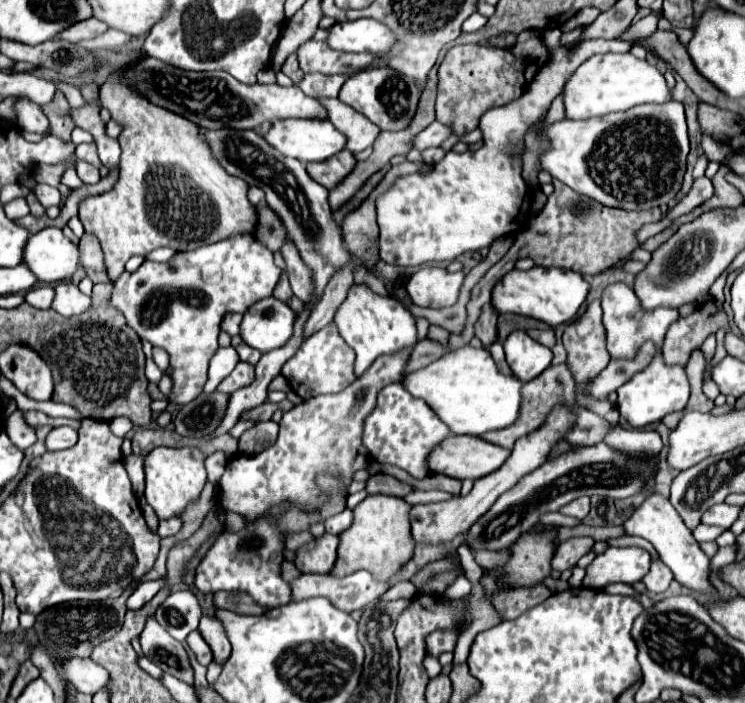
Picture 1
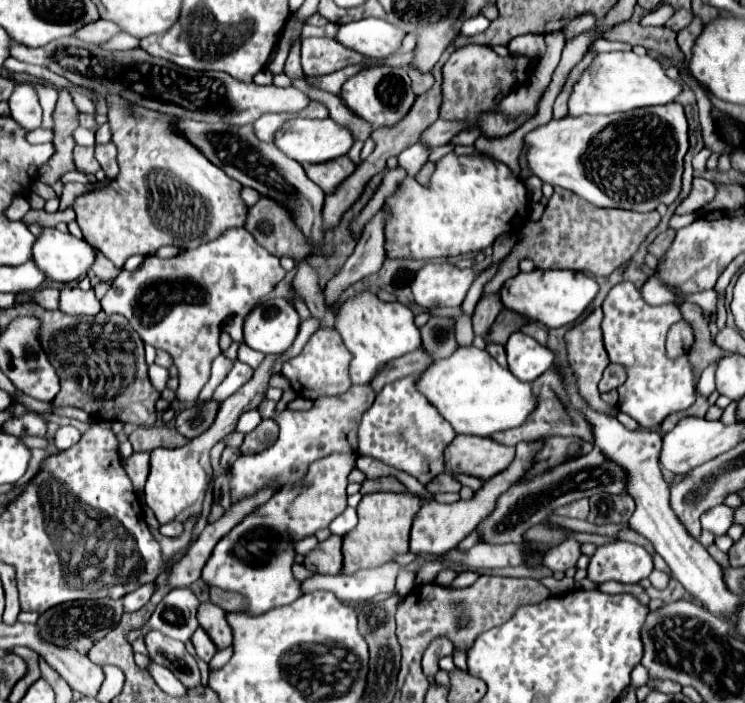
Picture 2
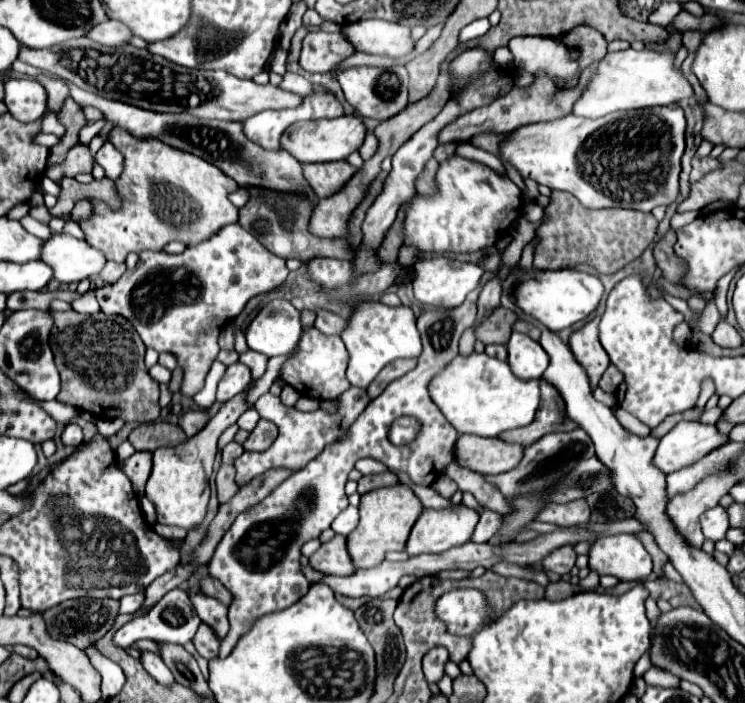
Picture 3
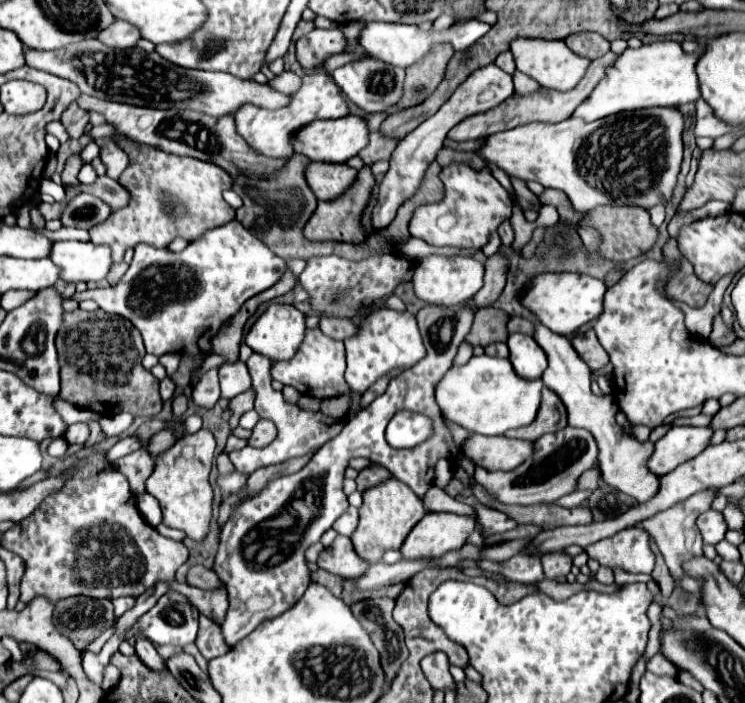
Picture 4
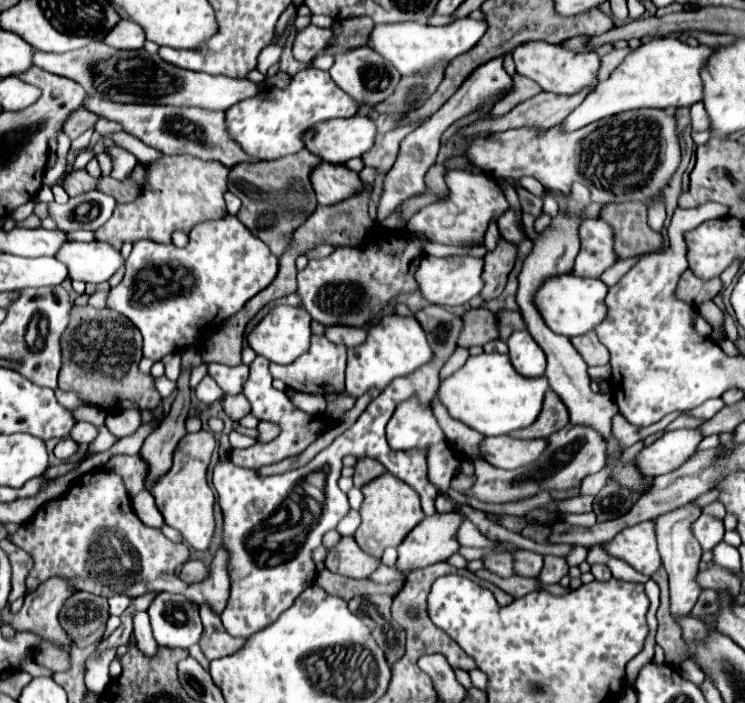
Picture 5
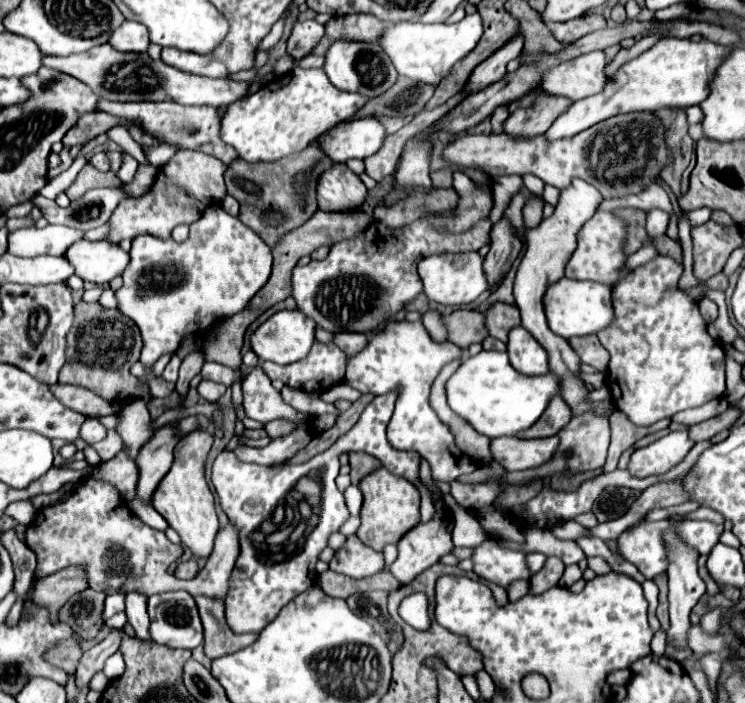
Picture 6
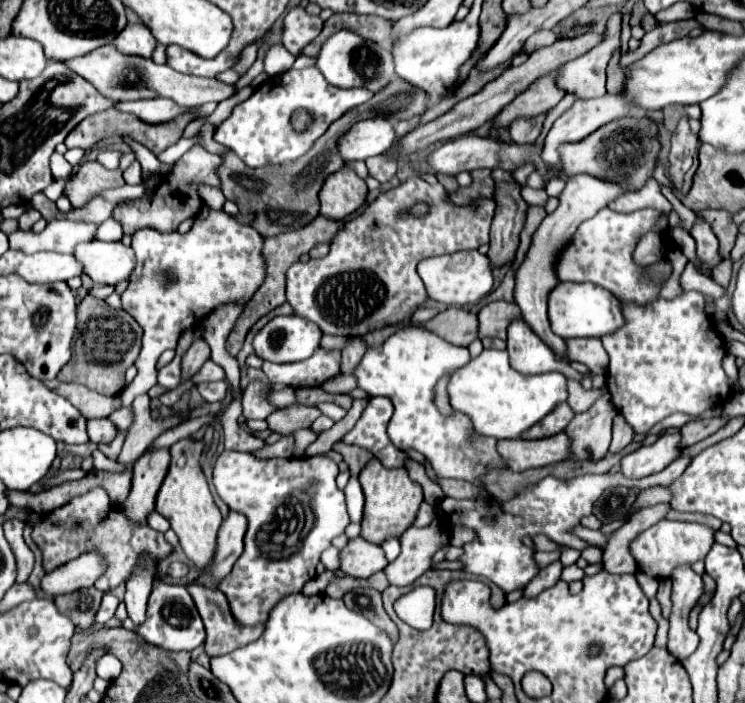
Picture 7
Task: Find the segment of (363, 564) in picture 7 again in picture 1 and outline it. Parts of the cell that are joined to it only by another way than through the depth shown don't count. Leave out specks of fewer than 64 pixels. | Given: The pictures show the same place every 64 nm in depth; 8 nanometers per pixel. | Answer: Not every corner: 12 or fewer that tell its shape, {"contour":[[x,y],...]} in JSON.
{"contour":[[324,534],[296,550],[300,572],[328,574],[338,536]]}

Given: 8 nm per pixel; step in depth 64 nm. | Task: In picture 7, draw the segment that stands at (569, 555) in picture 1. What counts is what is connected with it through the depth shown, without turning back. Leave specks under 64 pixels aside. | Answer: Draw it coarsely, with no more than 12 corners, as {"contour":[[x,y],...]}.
{"contour":[[560,560],[548,564],[528,582],[524,596],[534,598],[560,580]]}

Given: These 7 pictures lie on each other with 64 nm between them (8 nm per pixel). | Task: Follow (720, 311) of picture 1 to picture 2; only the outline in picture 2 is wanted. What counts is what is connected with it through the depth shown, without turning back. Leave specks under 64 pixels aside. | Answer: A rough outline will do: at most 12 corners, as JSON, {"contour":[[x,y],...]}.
{"contour":[[680,320],[668,330],[670,358],[688,354],[694,344],[690,322]]}

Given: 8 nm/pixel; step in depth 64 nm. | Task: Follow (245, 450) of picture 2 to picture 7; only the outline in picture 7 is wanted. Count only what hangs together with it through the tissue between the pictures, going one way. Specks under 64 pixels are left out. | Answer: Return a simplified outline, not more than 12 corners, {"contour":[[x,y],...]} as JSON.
{"contour":[[288,406],[268,416],[282,436],[310,428],[320,416],[314,406]]}

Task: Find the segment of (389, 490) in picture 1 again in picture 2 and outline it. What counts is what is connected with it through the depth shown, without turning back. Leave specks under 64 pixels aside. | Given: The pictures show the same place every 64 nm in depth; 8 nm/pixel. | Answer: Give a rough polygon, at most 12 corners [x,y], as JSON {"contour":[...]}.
{"contour":[[394,476],[364,480],[360,492],[408,492]]}

